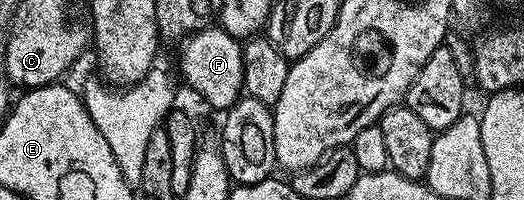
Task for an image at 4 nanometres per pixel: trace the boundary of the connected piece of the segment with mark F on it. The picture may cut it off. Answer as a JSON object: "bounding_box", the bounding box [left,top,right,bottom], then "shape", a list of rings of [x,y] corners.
{"bounding_box":[180,25,245,110],"shape":[[[220,25],[208,26],[190,34],[180,43],[181,74],[185,82],[213,110],[230,110],[243,96],[245,80],[243,78],[242,43],[222,30]]]}

